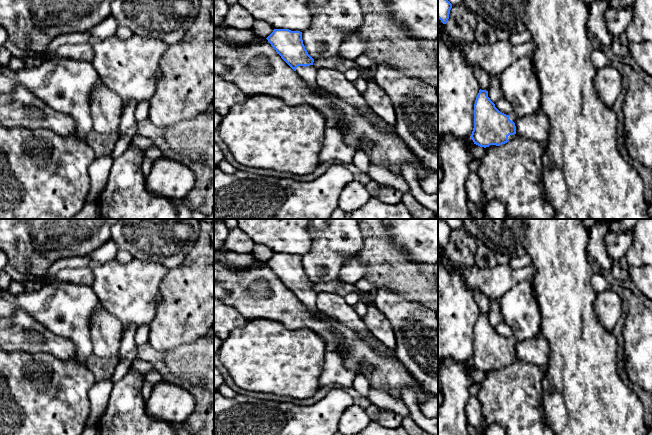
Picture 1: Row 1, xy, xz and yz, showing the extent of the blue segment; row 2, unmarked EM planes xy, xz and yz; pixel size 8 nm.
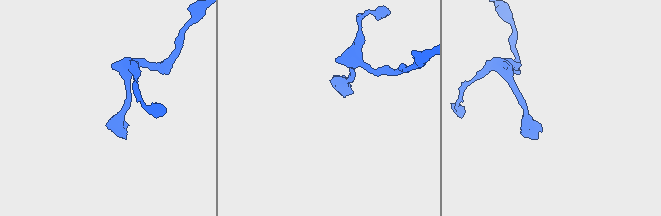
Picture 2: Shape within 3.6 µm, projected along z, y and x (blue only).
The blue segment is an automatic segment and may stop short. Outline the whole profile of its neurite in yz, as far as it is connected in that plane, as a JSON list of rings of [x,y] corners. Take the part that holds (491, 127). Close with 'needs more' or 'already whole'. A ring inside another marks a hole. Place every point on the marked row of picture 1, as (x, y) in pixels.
[[[532,57],[516,60],[500,73],[499,78],[503,96],[511,104],[512,113],[500,112],[488,97],[488,91],[479,90],[470,137],[474,144],[484,148],[512,140],[516,135],[516,120],[540,110],[541,91]]]; needs more

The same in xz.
[[[274,29],[266,39],[310,89],[321,93],[341,112],[346,127],[342,132],[344,142],[356,151],[363,150],[370,165],[389,171],[395,168],[402,171],[409,164],[415,168],[419,181],[435,173],[421,164],[396,132],[379,130],[356,106],[328,93],[316,83],[317,69],[313,66],[314,59],[305,49],[302,32]]]; needs more

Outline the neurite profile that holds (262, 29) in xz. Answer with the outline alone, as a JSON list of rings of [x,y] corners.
[[[255,20],[252,30],[255,36],[267,38],[274,29],[264,21]]]

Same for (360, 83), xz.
[[[359,76],[355,81],[354,85],[356,89],[362,94],[366,90],[368,81],[361,76]]]

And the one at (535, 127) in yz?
[[[541,110],[532,115],[518,118],[515,126],[516,134],[524,139],[538,143],[548,139],[550,123],[548,117]]]

